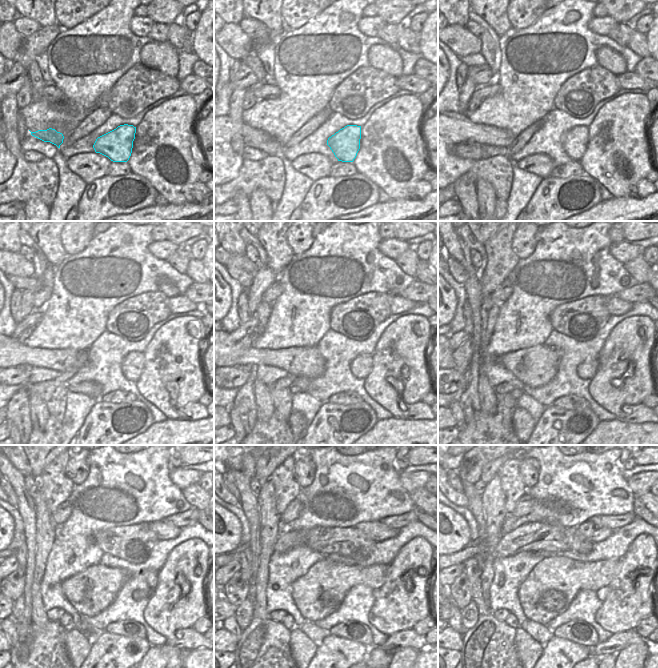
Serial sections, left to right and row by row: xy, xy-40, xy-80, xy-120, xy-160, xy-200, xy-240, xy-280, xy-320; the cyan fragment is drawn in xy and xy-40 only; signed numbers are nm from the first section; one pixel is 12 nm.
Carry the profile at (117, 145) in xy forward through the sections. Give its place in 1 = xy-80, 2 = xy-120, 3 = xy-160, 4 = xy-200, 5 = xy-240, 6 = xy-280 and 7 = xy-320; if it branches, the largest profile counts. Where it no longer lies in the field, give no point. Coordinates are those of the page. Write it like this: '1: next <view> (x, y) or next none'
1: next xy-80 (575, 144)
2: next xy-120 (132, 367)
3: next xy-160 (361, 366)
4: next xy-200 (587, 369)
5: next xy-240 (138, 594)
6: next xy-280 (376, 592)
7: next xy-320 (602, 593)

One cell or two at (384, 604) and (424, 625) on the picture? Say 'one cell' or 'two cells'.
two cells

